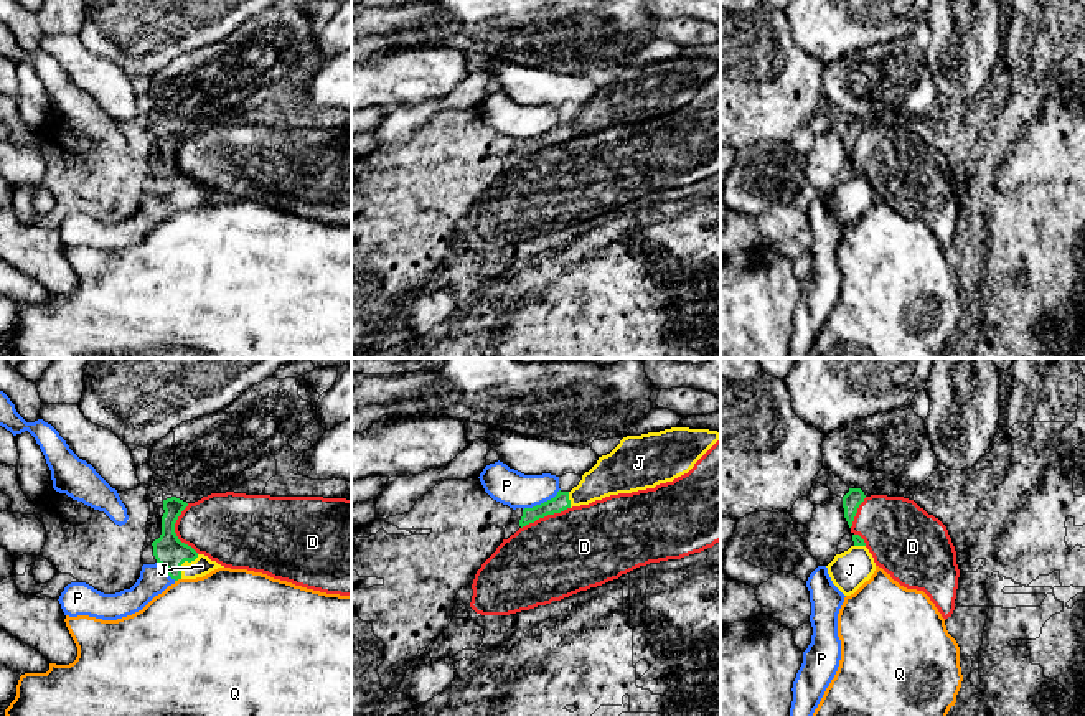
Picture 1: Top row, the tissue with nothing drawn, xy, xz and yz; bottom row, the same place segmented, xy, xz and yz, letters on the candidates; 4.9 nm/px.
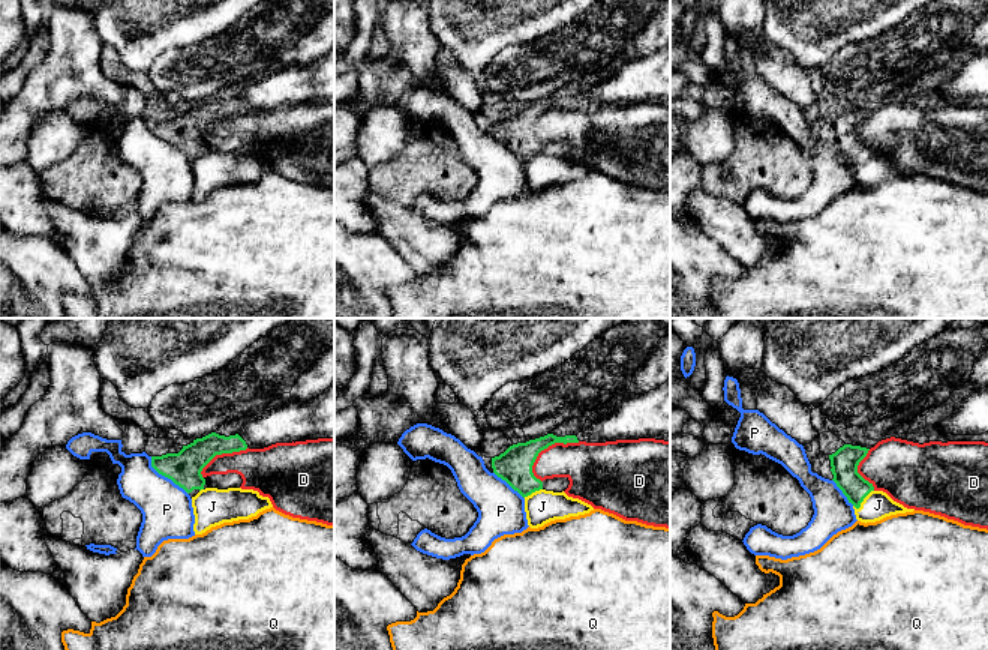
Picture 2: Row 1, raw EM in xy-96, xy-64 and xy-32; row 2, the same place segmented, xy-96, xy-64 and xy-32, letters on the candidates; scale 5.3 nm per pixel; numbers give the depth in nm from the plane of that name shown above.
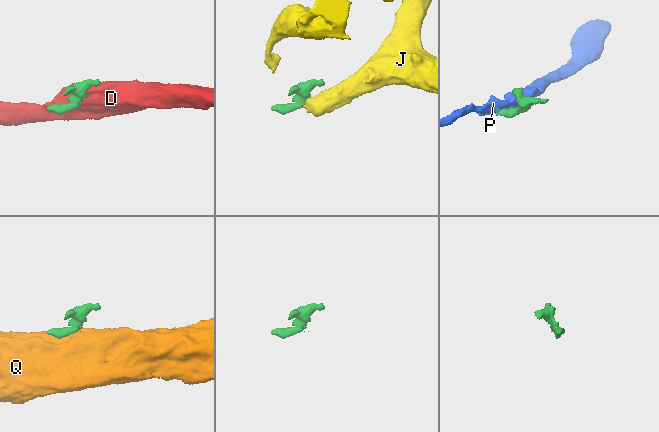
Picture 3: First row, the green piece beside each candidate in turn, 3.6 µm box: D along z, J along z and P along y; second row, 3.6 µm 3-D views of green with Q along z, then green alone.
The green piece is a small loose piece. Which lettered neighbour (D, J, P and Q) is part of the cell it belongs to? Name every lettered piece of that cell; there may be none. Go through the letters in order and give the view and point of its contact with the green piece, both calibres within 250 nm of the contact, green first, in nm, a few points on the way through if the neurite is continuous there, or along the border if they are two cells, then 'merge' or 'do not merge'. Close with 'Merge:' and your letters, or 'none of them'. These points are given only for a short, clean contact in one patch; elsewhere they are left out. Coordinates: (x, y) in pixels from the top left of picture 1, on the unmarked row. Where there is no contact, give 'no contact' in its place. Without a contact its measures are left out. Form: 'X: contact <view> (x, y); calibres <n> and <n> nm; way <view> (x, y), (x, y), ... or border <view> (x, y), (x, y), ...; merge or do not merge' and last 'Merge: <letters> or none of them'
D: contact xy (173, 162); calibres 150 and 340 nm; do not merge
J: contact xy (183, 192); calibres 150 and 90 nm; way xy (169, 182), (183, 192), (201, 197); merge
P: contact xz (541, 134); calibres 90 and 180 nm; do not merge
Q: contact xy (177, 210); calibres 150 and 480 nm; do not merge
Merge: J

